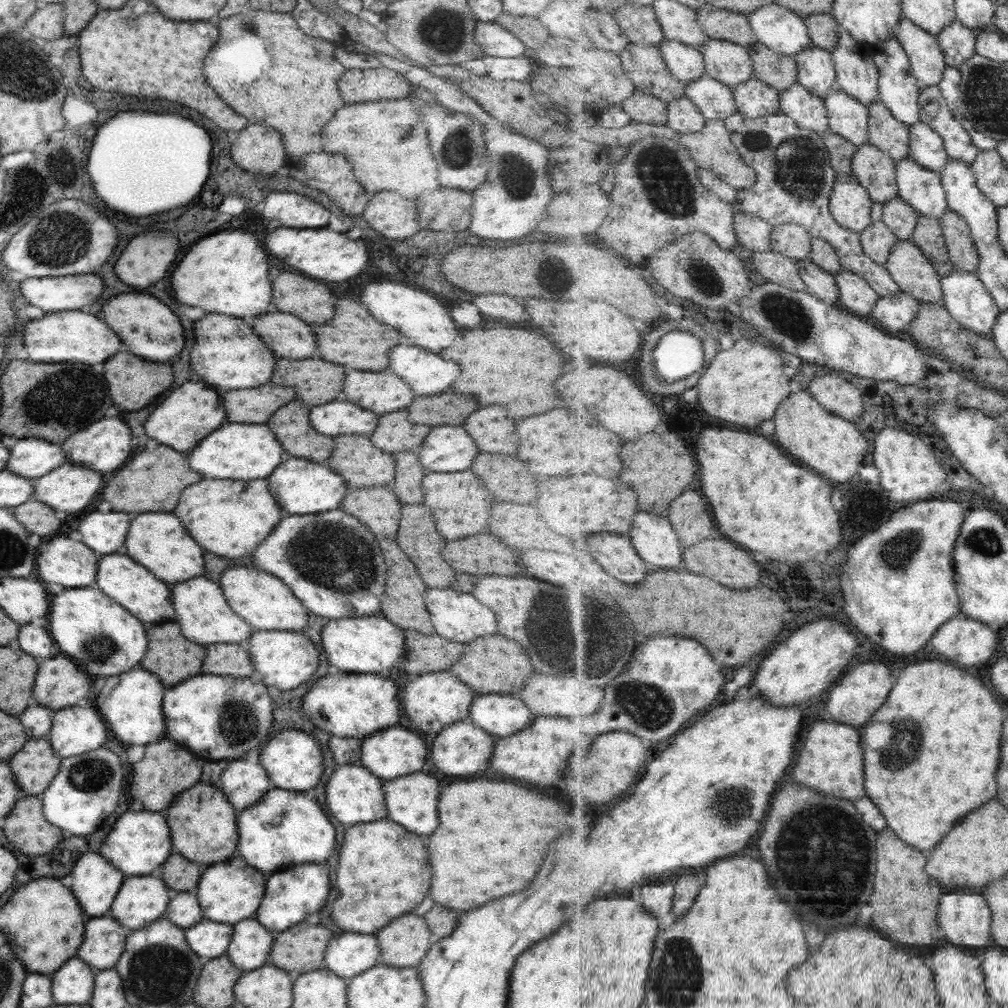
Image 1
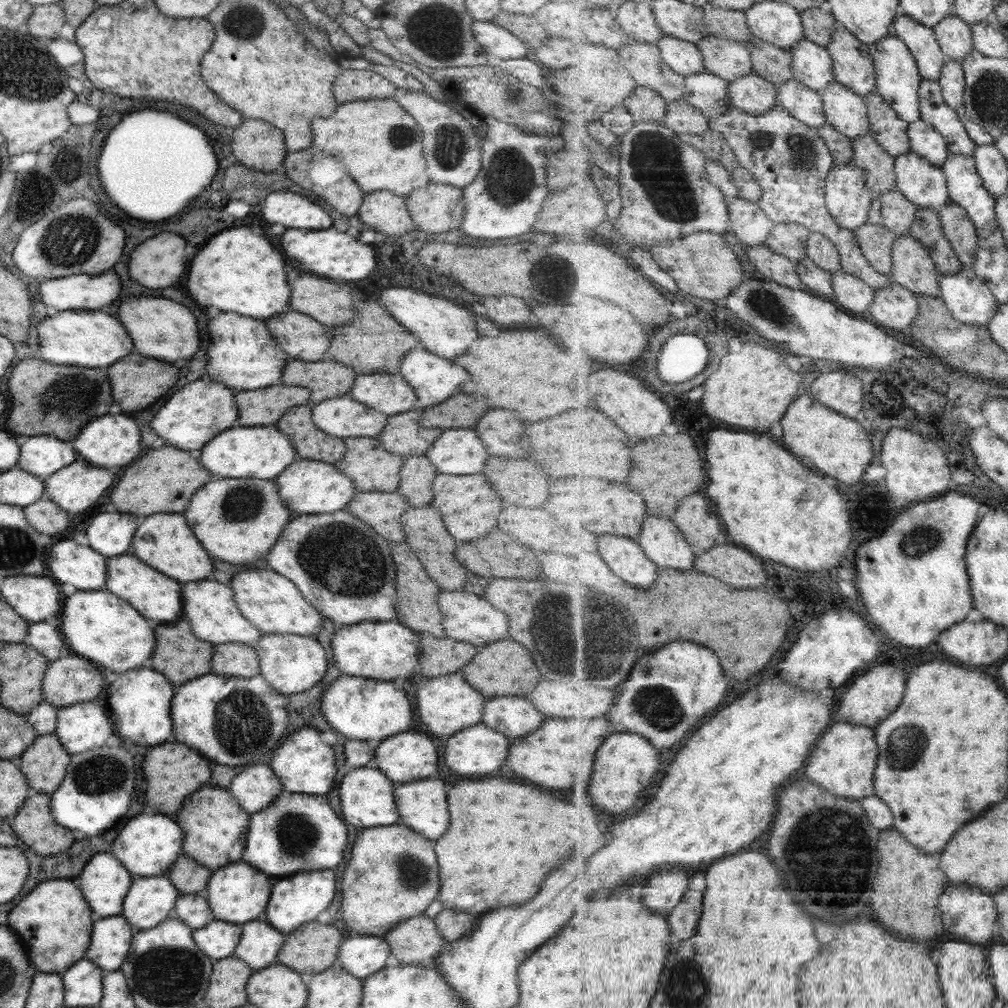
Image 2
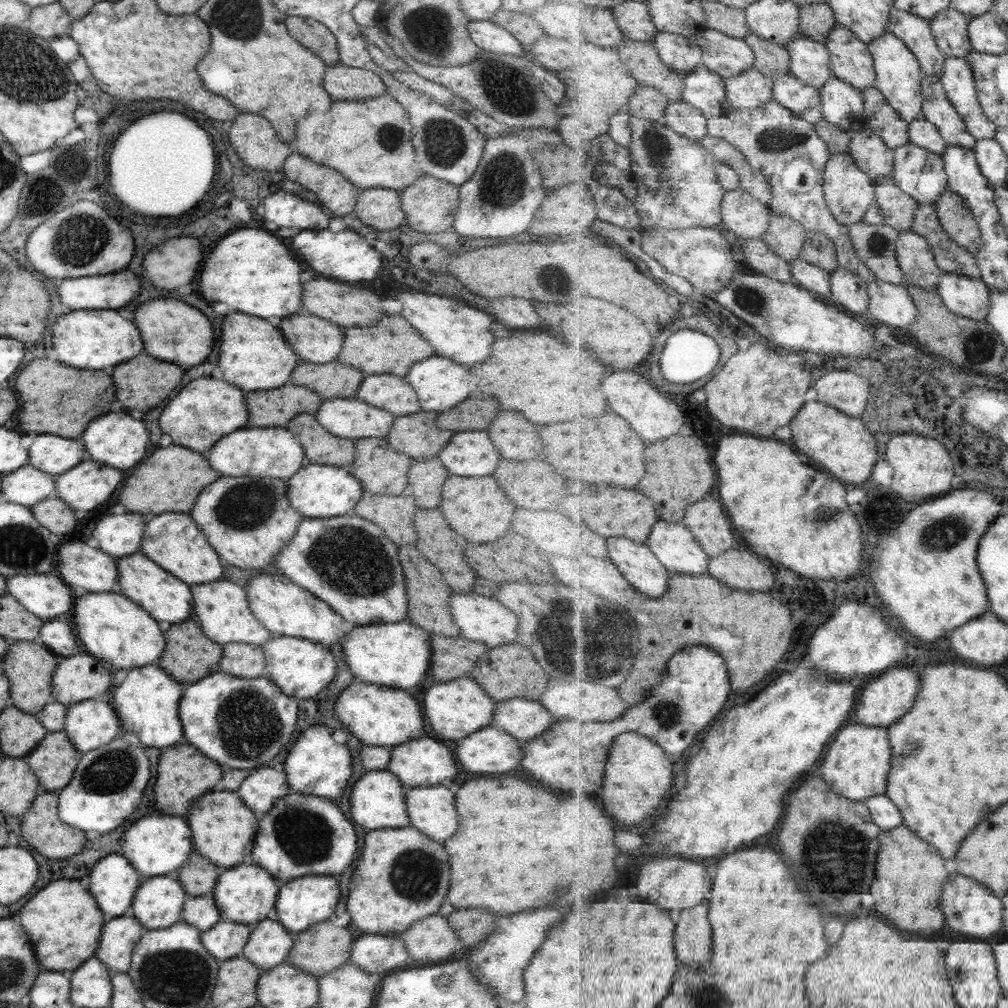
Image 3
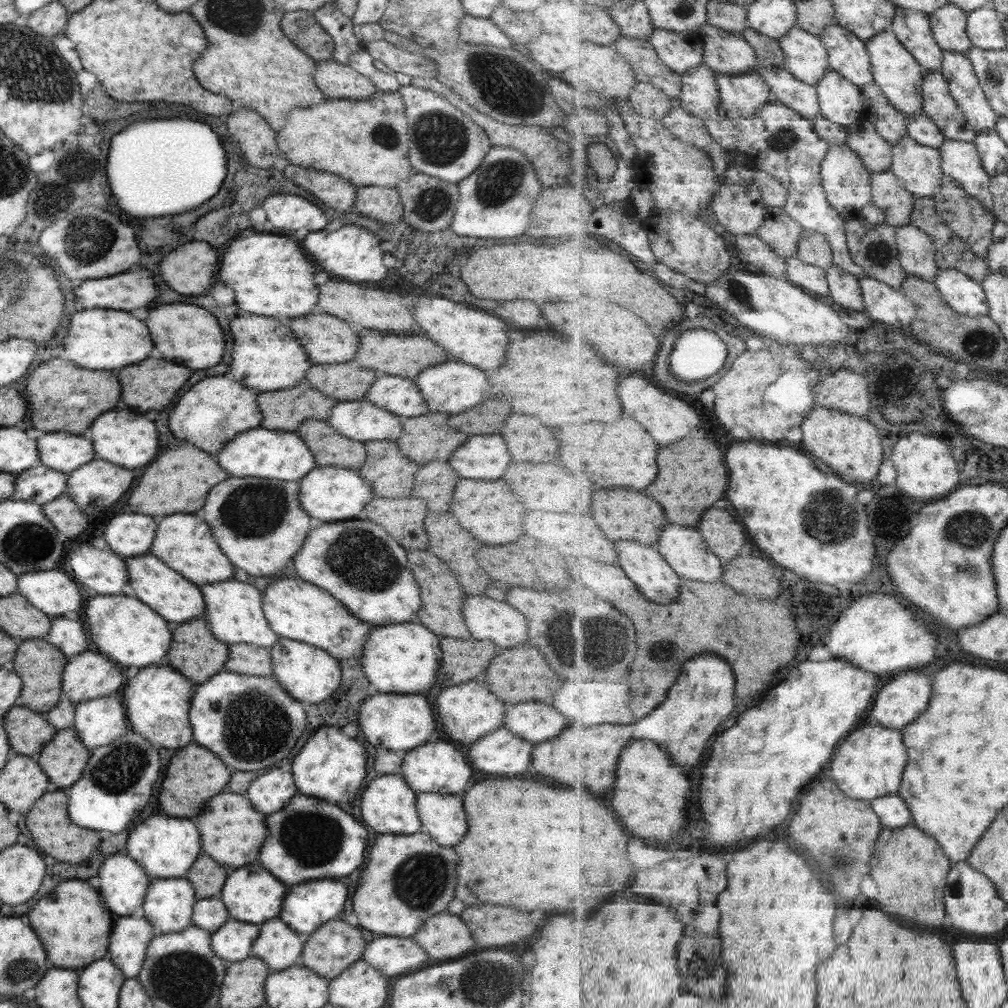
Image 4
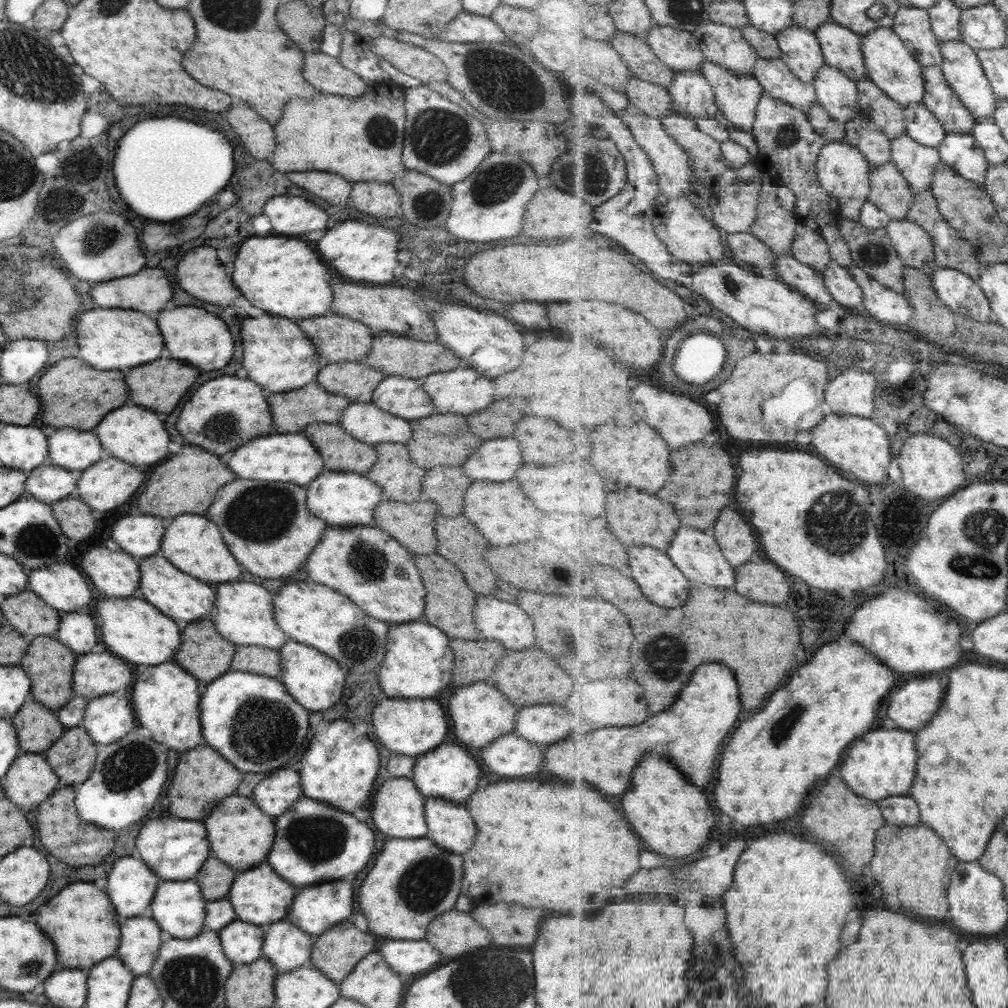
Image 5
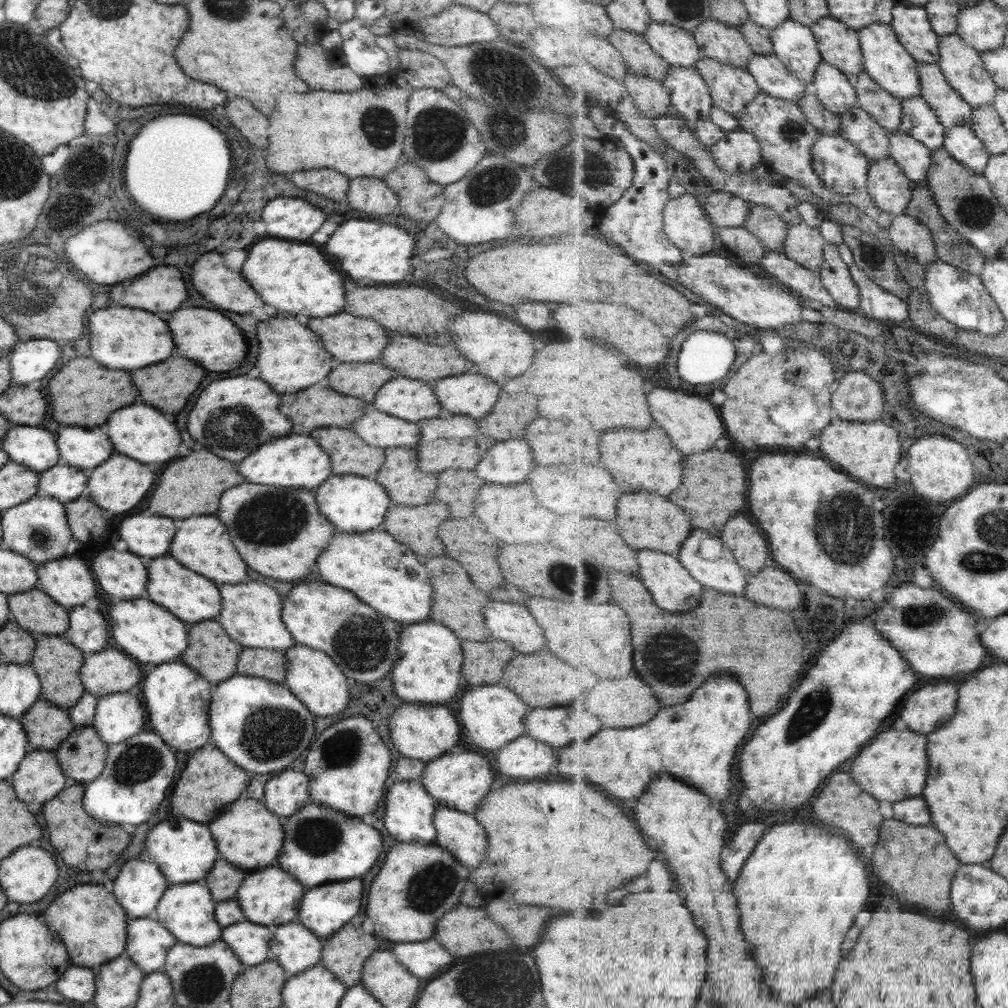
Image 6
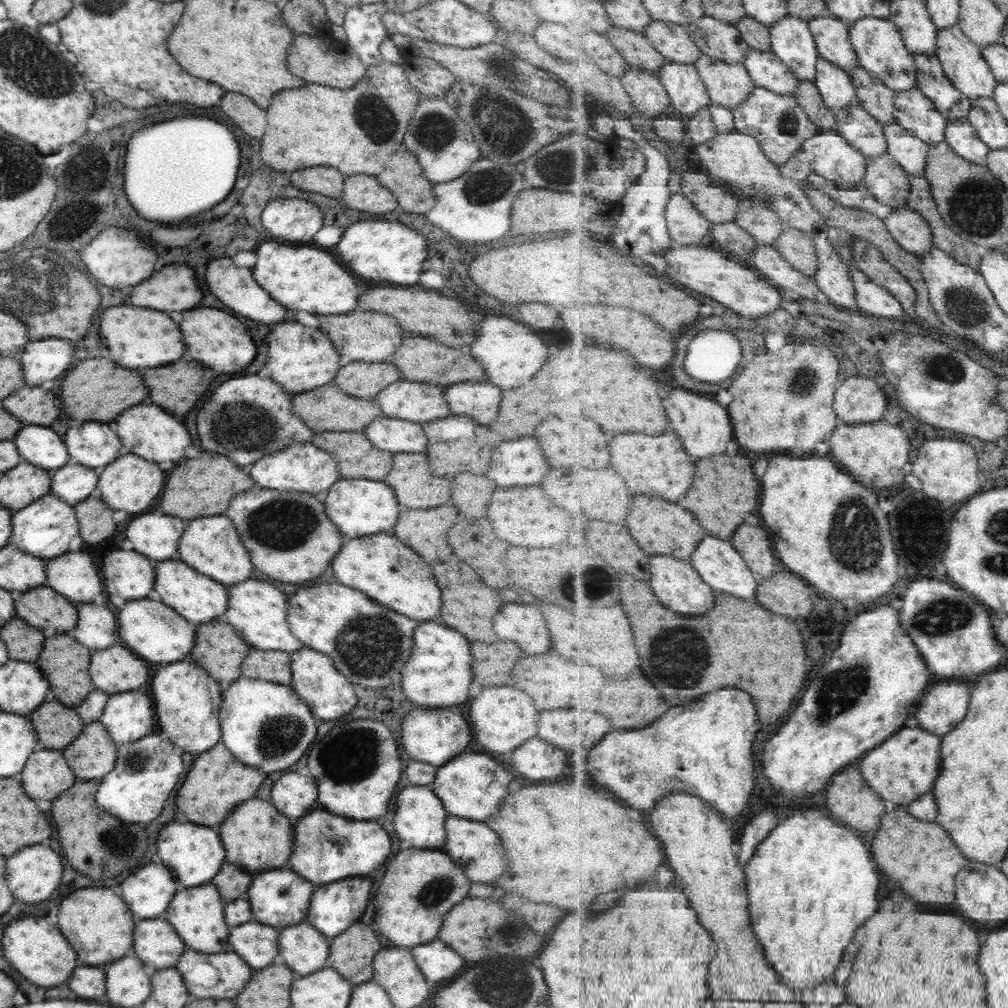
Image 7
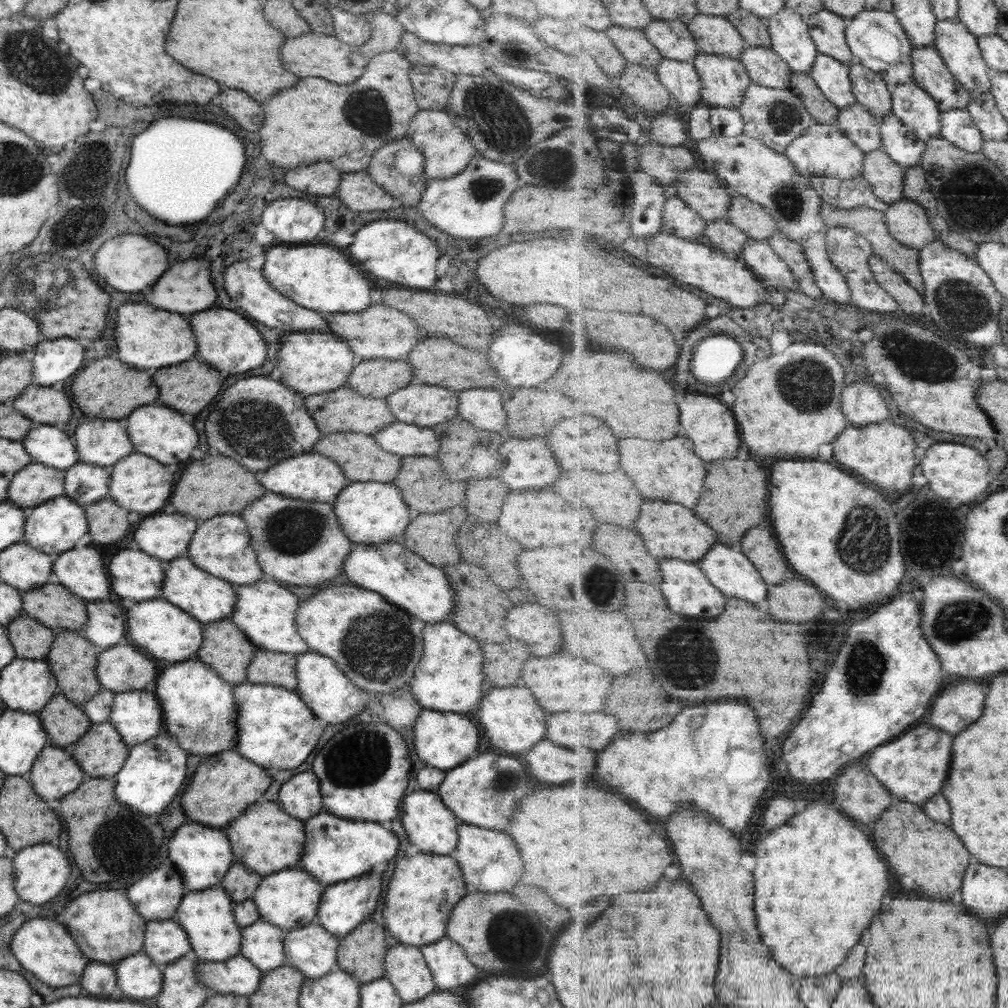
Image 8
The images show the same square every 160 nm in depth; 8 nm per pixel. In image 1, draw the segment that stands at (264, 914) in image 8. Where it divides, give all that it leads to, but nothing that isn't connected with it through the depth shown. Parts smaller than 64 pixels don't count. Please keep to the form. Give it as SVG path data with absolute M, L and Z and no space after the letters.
M237 856L237 858L229 858L229 862L207 866L193 892L195 892L203 918L210 922L229 925L247 919L249 914L255 912L255 908L259 906L265 894L264 882L259 872L245 866L245 860Z

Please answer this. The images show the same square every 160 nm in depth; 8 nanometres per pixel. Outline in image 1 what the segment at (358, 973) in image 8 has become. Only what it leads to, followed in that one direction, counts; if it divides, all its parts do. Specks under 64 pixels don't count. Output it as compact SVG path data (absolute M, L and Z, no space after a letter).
M301 921L294 926L273 938L267 963L296 977L323 967L323 955L331 932Z

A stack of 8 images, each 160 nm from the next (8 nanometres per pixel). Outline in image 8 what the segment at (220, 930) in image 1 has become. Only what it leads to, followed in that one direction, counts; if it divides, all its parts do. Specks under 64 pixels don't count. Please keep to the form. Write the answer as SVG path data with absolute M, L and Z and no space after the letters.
M255 921L241 929L238 954L262 974L283 965L282 940L288 930L273 927L265 921Z

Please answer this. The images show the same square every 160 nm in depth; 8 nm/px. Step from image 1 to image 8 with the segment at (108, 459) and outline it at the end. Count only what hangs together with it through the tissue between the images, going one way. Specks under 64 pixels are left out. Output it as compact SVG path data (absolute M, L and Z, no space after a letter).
M147 404L141 408L135 408L127 418L127 436L133 444L133 448L161 464L175 464L181 462L189 456L189 452L197 446L197 434L193 430L191 424L185 424L183 418L163 406L155 406L155 404Z

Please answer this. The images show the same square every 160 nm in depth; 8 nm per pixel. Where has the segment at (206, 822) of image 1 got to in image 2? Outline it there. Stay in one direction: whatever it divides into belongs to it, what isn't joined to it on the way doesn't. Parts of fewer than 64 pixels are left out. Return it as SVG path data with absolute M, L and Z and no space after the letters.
M203 788L189 794L177 812L177 824L183 832L183 840L181 840L183 854L193 858L197 864L209 868L209 871L215 871L219 866L241 860L249 815L241 810L228 790Z

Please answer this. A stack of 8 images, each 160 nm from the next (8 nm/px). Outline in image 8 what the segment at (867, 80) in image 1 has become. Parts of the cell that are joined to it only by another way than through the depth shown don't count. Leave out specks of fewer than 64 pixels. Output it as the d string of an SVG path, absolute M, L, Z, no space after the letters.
M824 8L817 14L805 17L805 20L819 53L835 57L848 66L857 61L848 46L846 18Z

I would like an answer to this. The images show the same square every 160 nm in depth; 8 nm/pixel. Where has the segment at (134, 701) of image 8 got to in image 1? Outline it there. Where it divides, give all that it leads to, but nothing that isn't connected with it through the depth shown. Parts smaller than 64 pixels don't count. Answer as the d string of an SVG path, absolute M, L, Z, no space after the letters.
M73 705L52 713L46 738L54 754L64 759L97 750L107 740L107 727L93 708Z

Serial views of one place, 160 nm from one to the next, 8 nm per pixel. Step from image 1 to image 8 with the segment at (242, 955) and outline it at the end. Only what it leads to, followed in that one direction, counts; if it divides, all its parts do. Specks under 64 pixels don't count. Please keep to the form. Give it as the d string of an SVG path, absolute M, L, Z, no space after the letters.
M315 921L299 929L289 929L282 940L284 960L295 967L305 979L314 979L336 968L336 948L339 938L327 933Z

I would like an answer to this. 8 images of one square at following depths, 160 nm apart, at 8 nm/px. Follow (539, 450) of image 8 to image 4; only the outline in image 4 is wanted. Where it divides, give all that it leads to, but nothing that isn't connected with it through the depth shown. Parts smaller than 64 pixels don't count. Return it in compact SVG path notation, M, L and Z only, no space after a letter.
M468 435L465 442L446 461L459 478L495 480L503 474L509 462L507 448L501 436Z

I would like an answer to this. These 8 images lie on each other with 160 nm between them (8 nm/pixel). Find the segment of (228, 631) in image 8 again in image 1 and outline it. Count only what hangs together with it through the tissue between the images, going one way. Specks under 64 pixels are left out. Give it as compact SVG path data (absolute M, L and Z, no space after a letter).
M161 624L161 626L149 626L145 630L147 636L147 652L141 658L141 668L155 674L163 686L173 686L179 684L181 680L187 680L189 676L199 674L201 670L201 658L205 656L203 648L197 644L187 642L179 634L177 624Z

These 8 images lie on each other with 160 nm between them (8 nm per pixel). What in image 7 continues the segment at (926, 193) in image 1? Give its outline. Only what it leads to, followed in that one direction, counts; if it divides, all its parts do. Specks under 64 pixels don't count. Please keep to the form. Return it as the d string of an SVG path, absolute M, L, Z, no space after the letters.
M896 122L884 125L884 133L888 152L899 161L905 172L909 176L924 177L931 145Z

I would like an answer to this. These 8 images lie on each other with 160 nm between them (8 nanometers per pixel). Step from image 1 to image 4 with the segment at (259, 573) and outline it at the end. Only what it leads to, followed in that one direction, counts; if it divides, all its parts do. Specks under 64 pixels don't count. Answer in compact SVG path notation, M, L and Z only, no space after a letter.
M283 578L271 582L263 590L261 608L269 628L278 637L320 648L337 661L353 656L360 658L364 638L370 629L367 623L353 618L353 615L327 592L299 578Z

